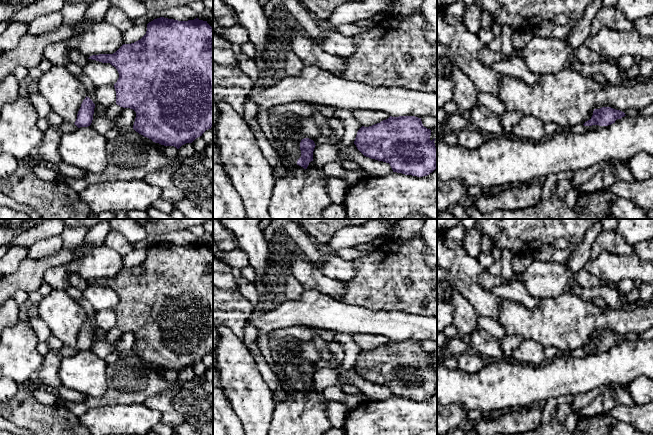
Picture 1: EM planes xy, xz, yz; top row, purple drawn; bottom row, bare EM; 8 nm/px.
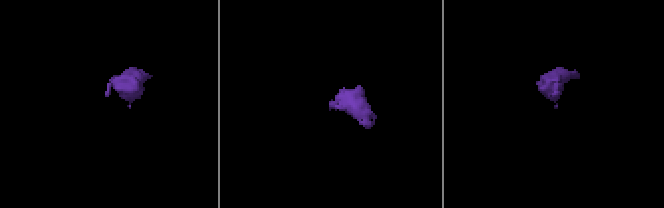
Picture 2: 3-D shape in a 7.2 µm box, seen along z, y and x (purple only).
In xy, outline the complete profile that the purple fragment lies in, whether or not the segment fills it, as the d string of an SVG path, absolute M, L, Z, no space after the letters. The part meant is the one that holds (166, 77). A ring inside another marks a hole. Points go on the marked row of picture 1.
M160 17L147 24L146 34L140 40L123 44L113 54L92 55L88 59L110 63L117 69L116 104L136 112L133 129L153 142L179 149L213 126L213 28L207 21Z

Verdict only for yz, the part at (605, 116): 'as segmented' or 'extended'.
extended

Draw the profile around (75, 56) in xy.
M71 50L69 52L69 58L71 62L76 63L80 67L83 67L88 61L88 58L77 50Z

